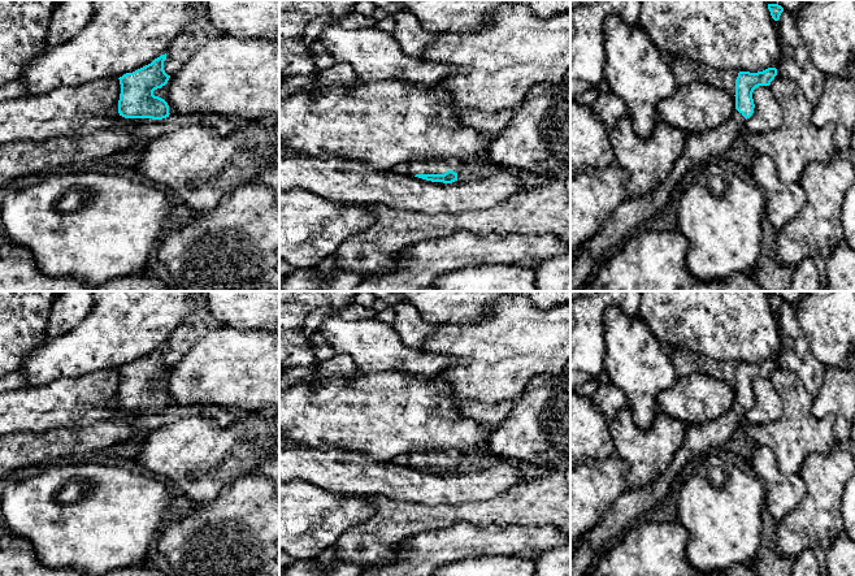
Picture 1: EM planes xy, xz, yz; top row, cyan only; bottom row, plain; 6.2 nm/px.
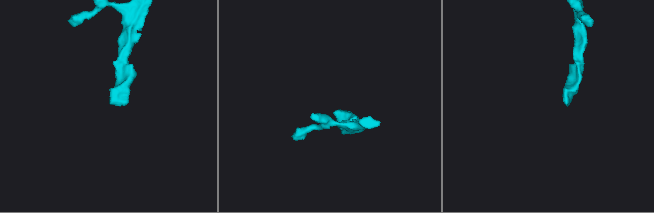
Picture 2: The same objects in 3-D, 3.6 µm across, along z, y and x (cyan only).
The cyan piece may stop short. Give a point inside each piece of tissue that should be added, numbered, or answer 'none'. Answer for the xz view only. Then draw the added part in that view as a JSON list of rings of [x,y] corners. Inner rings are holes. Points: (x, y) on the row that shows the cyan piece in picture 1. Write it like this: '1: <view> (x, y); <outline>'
1: xz (432, 167); [[[438,160],[409,163],[409,174],[444,174],[451,166]]]

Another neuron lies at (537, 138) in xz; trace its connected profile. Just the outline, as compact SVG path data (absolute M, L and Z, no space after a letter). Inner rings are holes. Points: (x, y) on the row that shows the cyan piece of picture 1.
M570 69L560 82L538 83L529 90L508 125L492 137L486 155L509 169L570 177Z

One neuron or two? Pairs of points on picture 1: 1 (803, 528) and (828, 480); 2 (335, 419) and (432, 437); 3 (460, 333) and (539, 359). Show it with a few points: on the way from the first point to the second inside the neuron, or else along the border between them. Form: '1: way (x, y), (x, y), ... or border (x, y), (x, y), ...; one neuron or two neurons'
1: way (815, 516), (820, 510), (824, 492); one neuron
2: way (359, 419), (408, 419); one neuron
3: way (480, 345), (487, 349), (520, 349); one neuron

